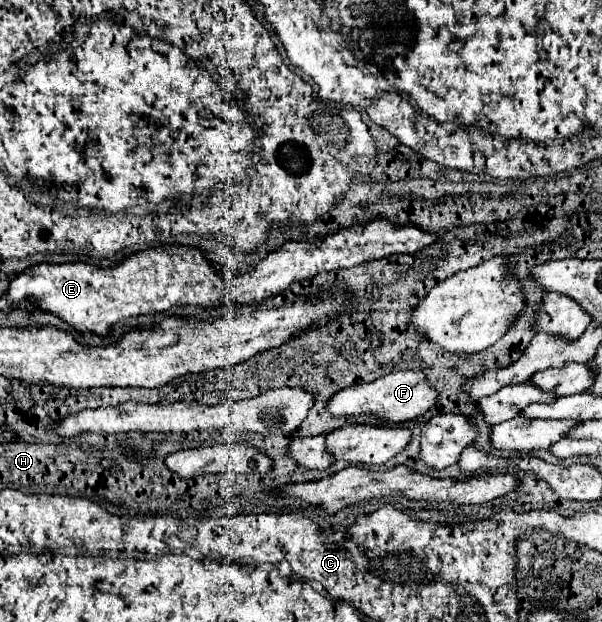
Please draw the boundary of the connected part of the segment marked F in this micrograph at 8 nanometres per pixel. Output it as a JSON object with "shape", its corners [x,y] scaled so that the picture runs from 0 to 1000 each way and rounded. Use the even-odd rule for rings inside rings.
{"shape":[[[658,596],[648,603],[638,603],[618,616],[598,616],[575,622],[561,632],[555,632],[545,648],[542,661],[551,670],[598,670],[598,667],[618,667],[628,677],[645,677],[648,683],[661,683],[681,674],[691,674],[704,667],[724,645],[724,629],[711,619],[708,606],[691,596]]]}

